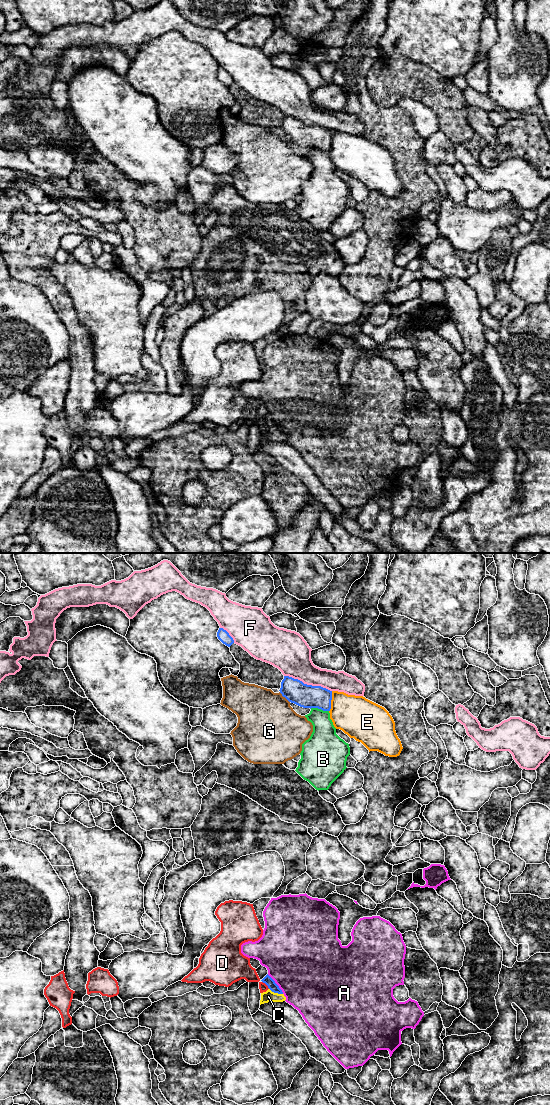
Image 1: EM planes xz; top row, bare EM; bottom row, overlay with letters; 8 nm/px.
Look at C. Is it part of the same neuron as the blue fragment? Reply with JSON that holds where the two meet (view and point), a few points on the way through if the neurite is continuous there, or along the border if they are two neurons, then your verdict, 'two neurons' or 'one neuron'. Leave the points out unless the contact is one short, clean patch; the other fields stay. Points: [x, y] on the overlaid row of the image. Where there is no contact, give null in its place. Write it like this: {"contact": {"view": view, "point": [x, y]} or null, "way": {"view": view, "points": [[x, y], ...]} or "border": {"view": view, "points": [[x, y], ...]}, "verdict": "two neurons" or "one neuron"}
{"contact": {"view": "xz", "point": [276, 992]}, "way": {"view": "xz", "points": [[271, 984], [276, 992], [268, 996]]}, "verdict": "one neuron"}

